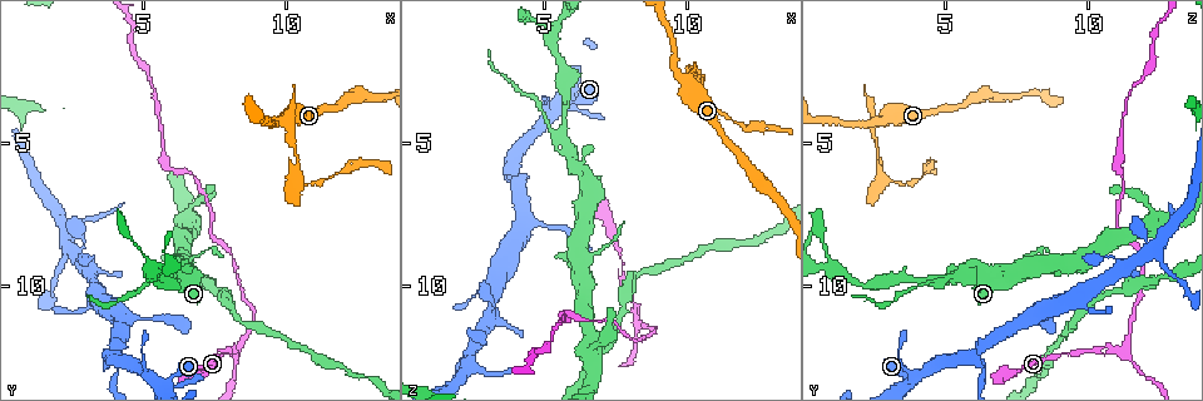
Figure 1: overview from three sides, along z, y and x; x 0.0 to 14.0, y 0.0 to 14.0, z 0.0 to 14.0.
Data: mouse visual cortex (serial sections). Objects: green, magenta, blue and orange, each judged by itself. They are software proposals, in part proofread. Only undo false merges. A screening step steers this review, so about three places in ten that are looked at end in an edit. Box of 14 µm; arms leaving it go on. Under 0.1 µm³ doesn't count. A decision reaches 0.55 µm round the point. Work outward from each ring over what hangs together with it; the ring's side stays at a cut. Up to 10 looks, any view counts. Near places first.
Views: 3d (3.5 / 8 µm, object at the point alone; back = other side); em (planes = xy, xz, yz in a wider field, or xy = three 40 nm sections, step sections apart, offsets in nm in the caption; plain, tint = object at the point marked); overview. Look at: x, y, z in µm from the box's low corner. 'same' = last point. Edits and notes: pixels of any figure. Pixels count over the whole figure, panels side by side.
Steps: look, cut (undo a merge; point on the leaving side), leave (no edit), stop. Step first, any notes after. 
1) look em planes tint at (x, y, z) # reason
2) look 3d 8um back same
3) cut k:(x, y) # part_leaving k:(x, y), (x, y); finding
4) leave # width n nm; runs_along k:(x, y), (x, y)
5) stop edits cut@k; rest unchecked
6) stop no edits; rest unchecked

look 3d 8um at (9.9, 4.1, 2.8) # thin arm on a thick one

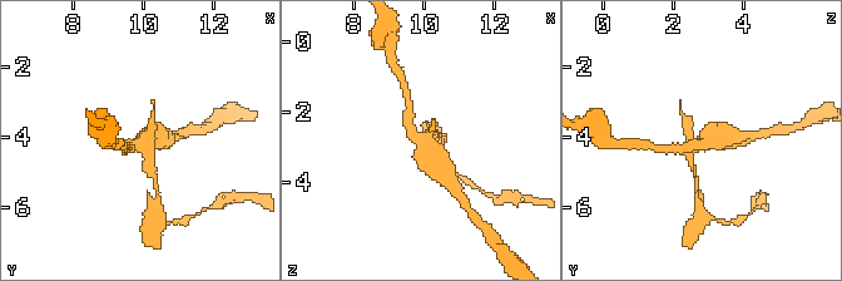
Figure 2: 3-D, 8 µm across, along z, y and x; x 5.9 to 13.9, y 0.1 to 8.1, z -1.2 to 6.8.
look 3d 3.5um at (10.0, 4.2, 2.7)

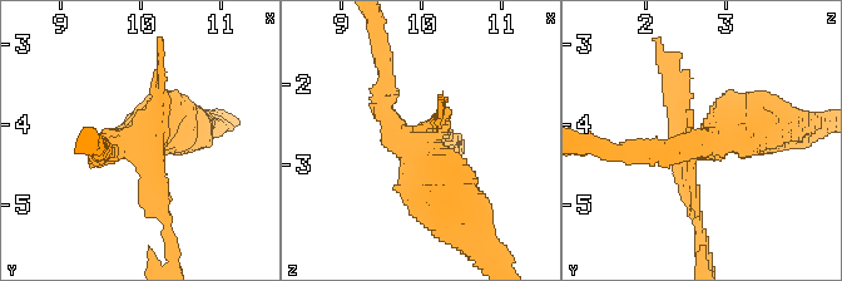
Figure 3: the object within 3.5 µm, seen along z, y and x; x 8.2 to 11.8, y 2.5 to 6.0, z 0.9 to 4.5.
look em xy step 2 tint at (9.95, 4.15, 2.70)

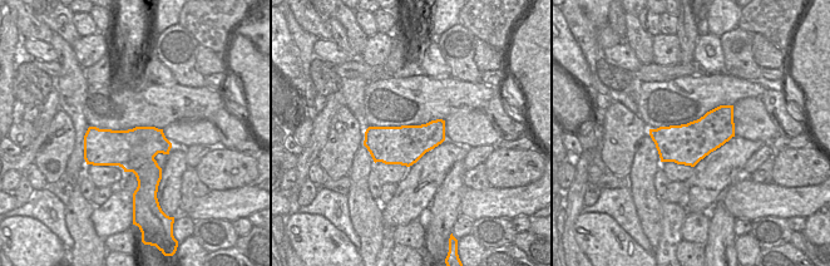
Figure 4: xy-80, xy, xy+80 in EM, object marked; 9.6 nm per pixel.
leave # width 380 nm; runs_along 3:(768, 124), (694, 141), (694, 206); one cell here

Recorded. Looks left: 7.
look 3d 3.5um at (10.3, 6.3, 2.7) # abrupt turn

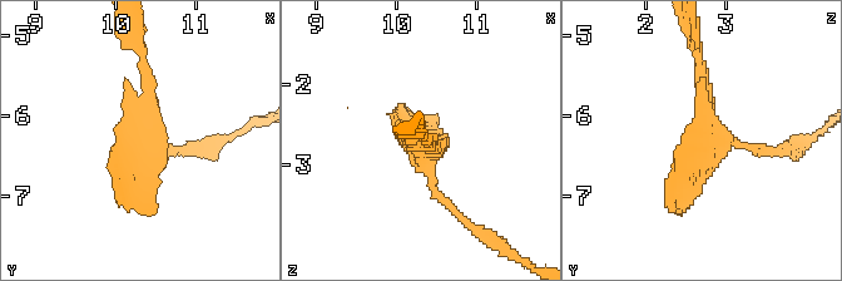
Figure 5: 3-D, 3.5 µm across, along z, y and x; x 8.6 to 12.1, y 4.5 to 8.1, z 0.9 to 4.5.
look em xy step 3 tint at (10.30, 6.20, 2.85) # need the tissue

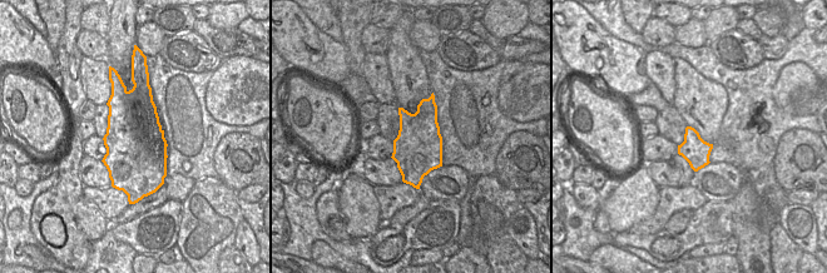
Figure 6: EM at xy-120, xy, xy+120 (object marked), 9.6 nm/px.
leave # runs_along 5:(698, 57), (717, 141), (778, 148); all the same cell

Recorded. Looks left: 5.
look 3d 3.5um at (5.8, 9.8, 4.9) # calibre changes

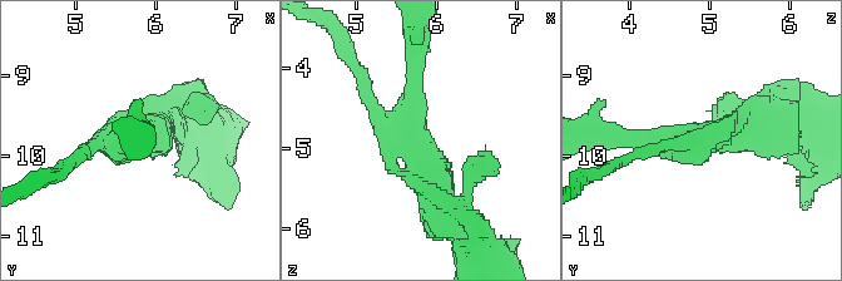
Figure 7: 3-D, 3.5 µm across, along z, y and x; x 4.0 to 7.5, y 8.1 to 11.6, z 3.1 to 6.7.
cut 7:(475, 162) # part_leaving 7:(381, 118), (338, 34); two cells meet here

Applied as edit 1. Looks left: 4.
look 3d 3.5um at (8.2, 12.3, 11.2) # sharp bend

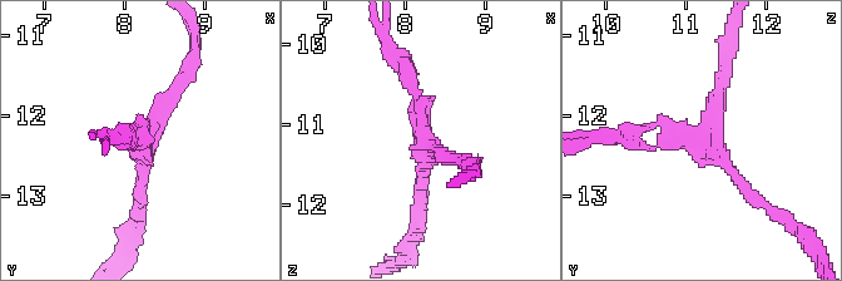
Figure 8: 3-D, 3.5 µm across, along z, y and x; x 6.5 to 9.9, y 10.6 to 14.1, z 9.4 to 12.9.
look em xy step 5 plain at (8.25, 12.25, 11.15) # arms 3; arm_widths 150, 150, 200 nm

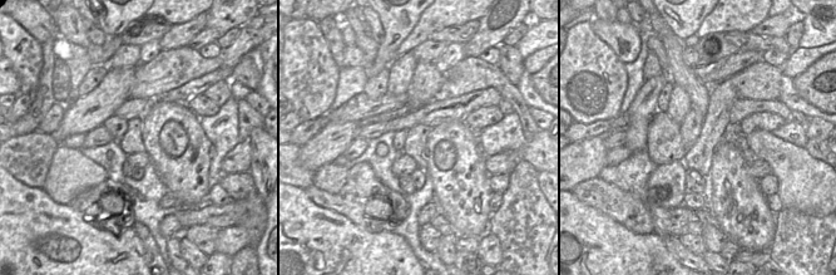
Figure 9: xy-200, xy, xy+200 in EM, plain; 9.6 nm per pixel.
look em xy step 5 tint same

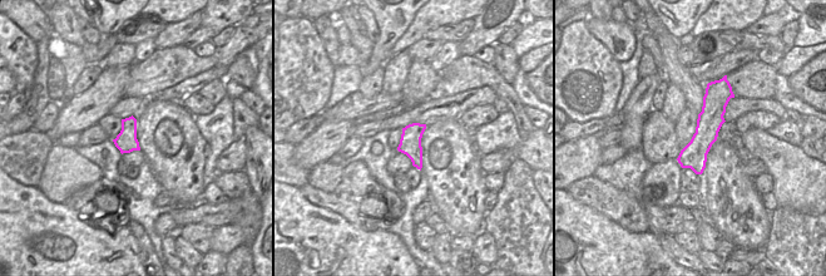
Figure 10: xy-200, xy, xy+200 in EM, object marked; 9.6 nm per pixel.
leave # runs_along 10:(713, 90), (698, 171); all the same cell

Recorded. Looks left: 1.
stop edits cut@7; rest unchecked

